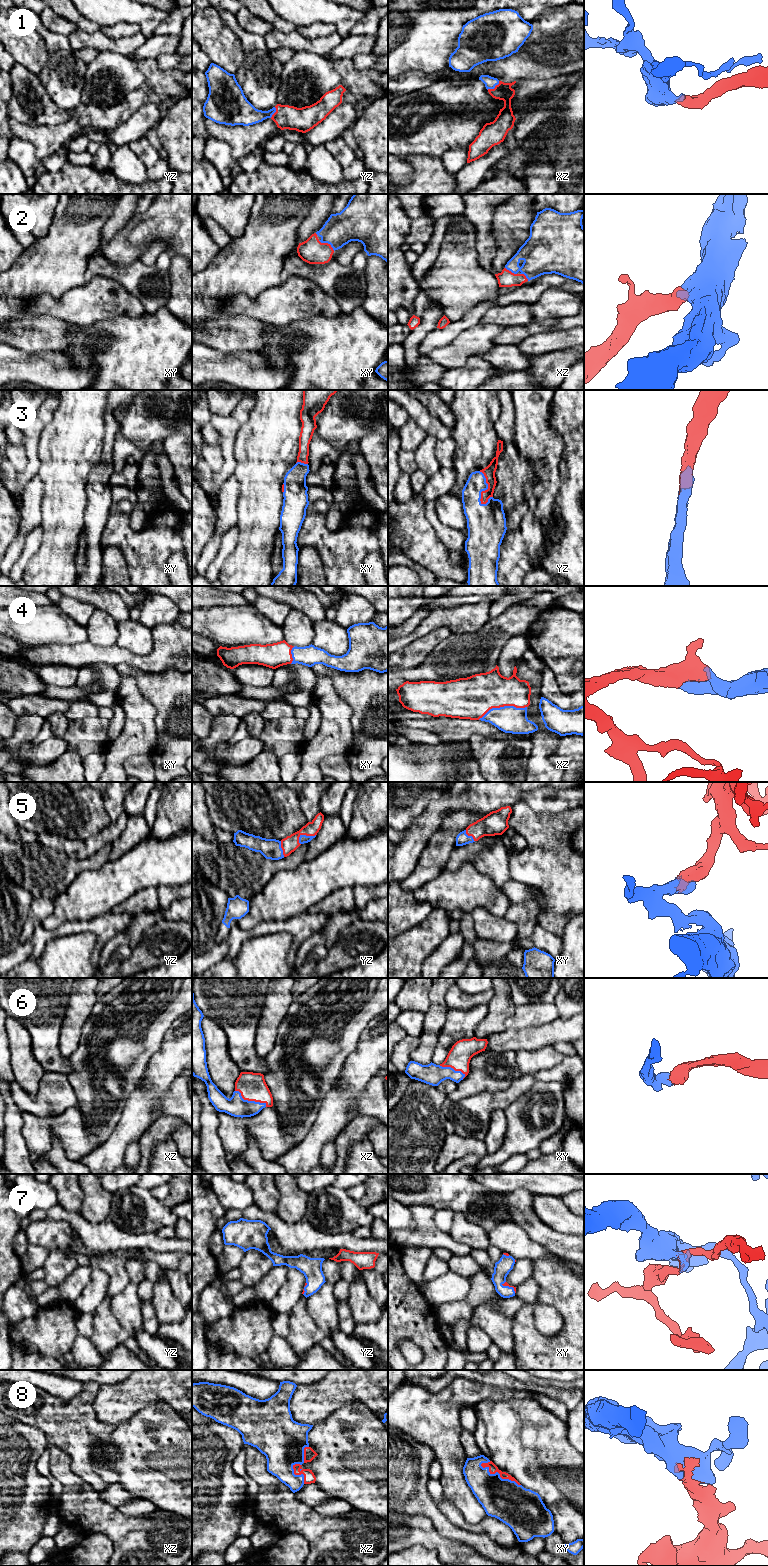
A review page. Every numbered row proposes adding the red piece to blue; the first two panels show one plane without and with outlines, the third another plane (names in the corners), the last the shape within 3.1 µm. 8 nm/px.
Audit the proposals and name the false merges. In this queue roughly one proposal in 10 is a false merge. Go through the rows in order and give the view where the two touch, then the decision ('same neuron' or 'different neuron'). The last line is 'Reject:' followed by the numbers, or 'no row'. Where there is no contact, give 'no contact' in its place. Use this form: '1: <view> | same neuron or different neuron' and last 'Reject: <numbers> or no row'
1: xz | same neuron
2: xy | same neuron
3: yz | same neuron
4: xz | same neuron
5: yz | same neuron
6: xz | same neuron
7: xy | same neuron
8: xy | same neuron
Reject: no row

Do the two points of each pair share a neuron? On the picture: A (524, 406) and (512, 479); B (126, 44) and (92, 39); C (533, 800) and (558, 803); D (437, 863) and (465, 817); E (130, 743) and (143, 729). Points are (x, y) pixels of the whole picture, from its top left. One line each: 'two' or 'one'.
A: two
B: one
C: one
D: one
E: one

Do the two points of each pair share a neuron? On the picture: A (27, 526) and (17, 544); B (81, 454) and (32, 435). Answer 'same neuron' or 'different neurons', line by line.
A: same neuron
B: different neurons

